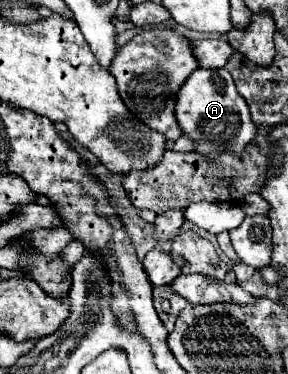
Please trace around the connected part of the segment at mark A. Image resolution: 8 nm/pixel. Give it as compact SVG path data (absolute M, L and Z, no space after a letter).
M197 68L177 94L175 116L181 130L197 144L195 152L205 158L215 158L221 152L243 152L243 148L255 138L257 126L251 120L247 102L239 96L231 74L225 68L205 70Z

